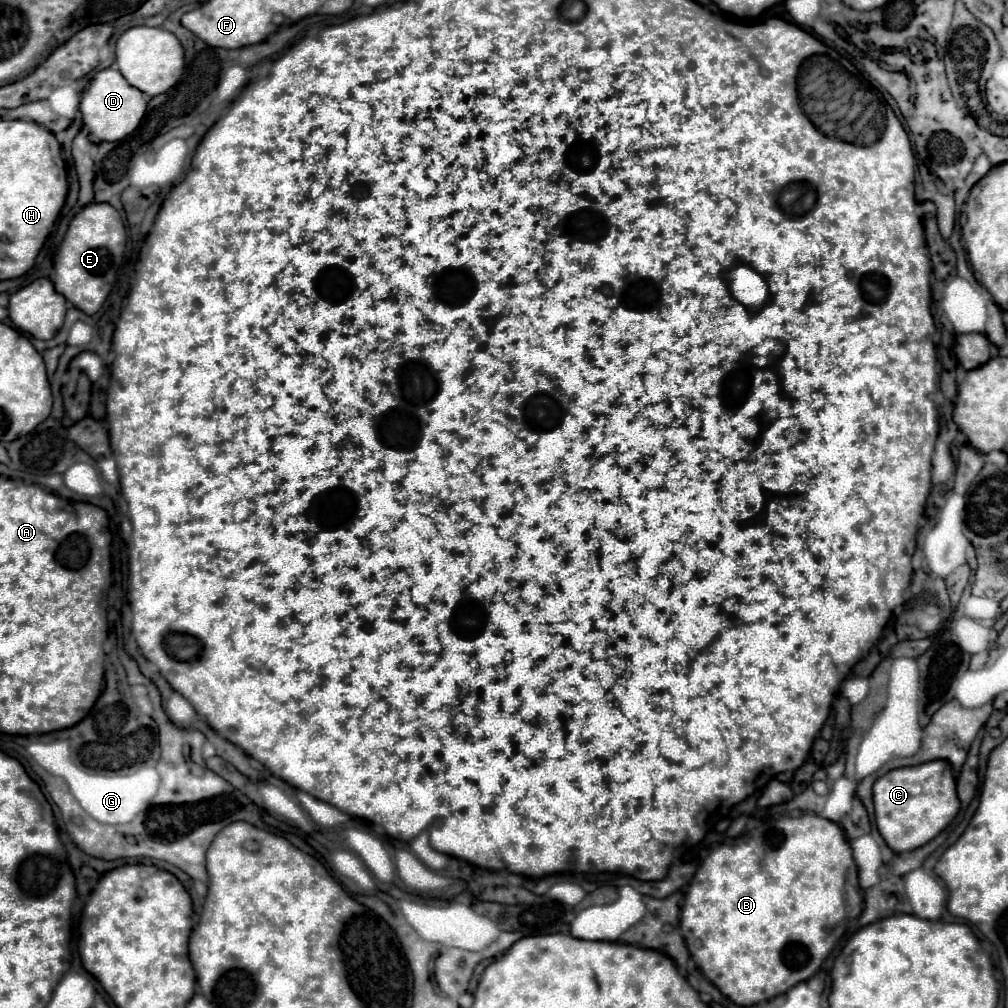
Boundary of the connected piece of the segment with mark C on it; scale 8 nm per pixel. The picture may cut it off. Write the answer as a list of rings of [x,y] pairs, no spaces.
[[[926,761],[924,765],[888,771],[874,783],[876,827],[896,853],[912,851],[934,839],[960,811],[956,779],[948,761]]]

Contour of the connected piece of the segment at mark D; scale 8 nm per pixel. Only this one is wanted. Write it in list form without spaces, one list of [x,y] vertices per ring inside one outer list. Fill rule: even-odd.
[[[102,69],[98,71],[88,87],[82,93],[82,103],[80,103],[80,111],[84,115],[84,125],[88,129],[88,135],[94,143],[102,143],[102,141],[120,141],[124,137],[128,137],[142,121],[144,113],[148,107],[148,99],[144,93],[140,93],[140,89],[128,85],[128,81],[122,77],[122,73],[118,69]]]

